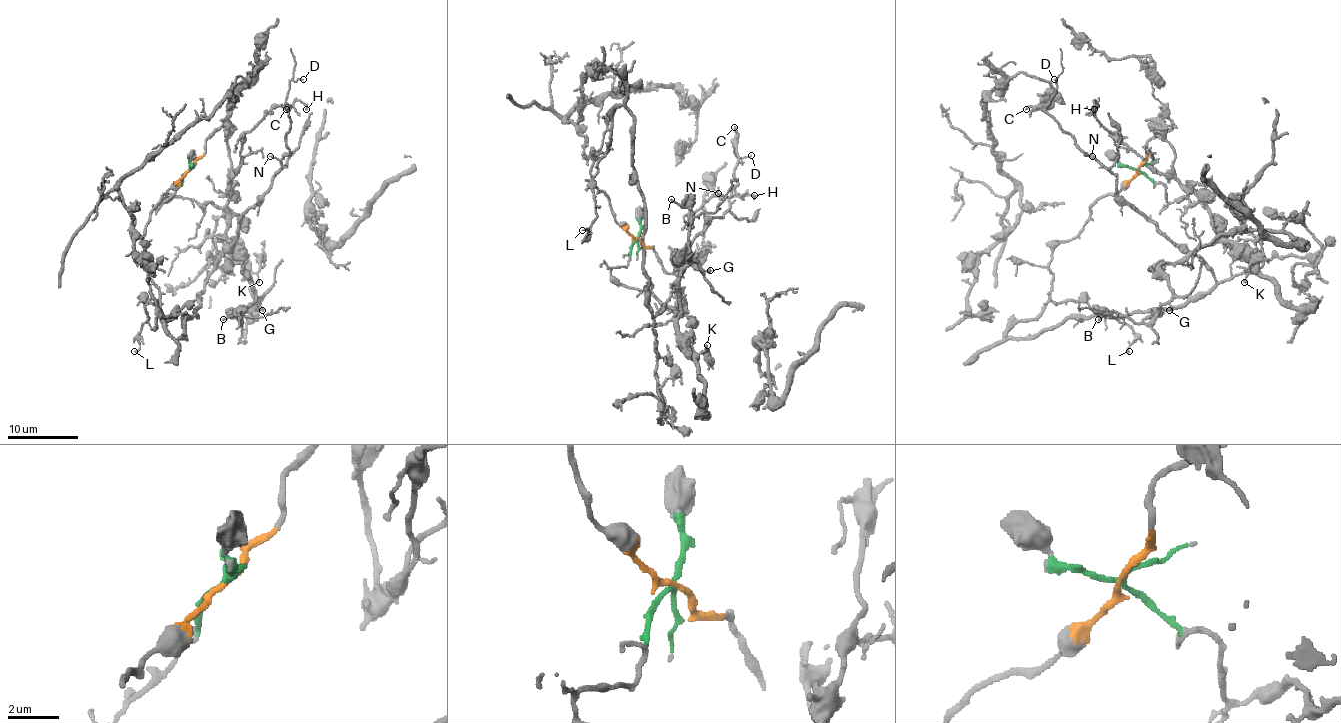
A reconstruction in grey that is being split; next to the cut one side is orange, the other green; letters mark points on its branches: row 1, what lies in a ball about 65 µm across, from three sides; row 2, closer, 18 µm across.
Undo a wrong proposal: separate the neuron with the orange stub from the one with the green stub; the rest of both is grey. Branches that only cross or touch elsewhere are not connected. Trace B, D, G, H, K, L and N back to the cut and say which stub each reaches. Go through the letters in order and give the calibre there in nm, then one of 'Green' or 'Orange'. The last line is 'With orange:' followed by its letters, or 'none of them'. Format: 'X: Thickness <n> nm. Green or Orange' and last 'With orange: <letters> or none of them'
B: Thickness 130 nm. Green
D: Thickness 90 nm. Orange
G: Thickness 200 nm. Green
H: Thickness 170 nm. Green
K: Thickness 170 nm. Green
L: Thickness 130 nm. Orange
N: Thickness 100 nm. Orange
With orange: D, L, N

